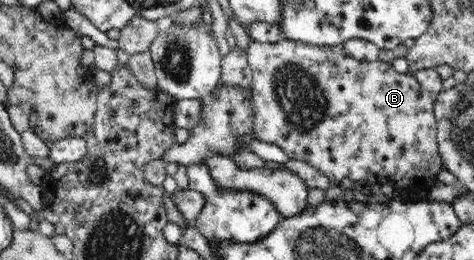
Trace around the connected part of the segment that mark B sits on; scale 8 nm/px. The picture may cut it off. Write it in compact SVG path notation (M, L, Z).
M291 40L280 43L258 43L251 41L248 50L245 52L249 67L252 70L252 104L254 104L255 115L252 116L251 137L262 142L280 146L290 159L308 161L312 167L316 167L325 177L328 177L330 185L338 186L344 177L352 181L366 181L369 185L391 185L394 189L406 189L406 191L422 191L434 186L437 175L444 169L441 155L438 149L437 130L438 119L434 114L436 95L422 88L415 75L403 74L394 70L390 62L382 61L361 61L353 59L344 50L343 45L336 46L314 46Z

